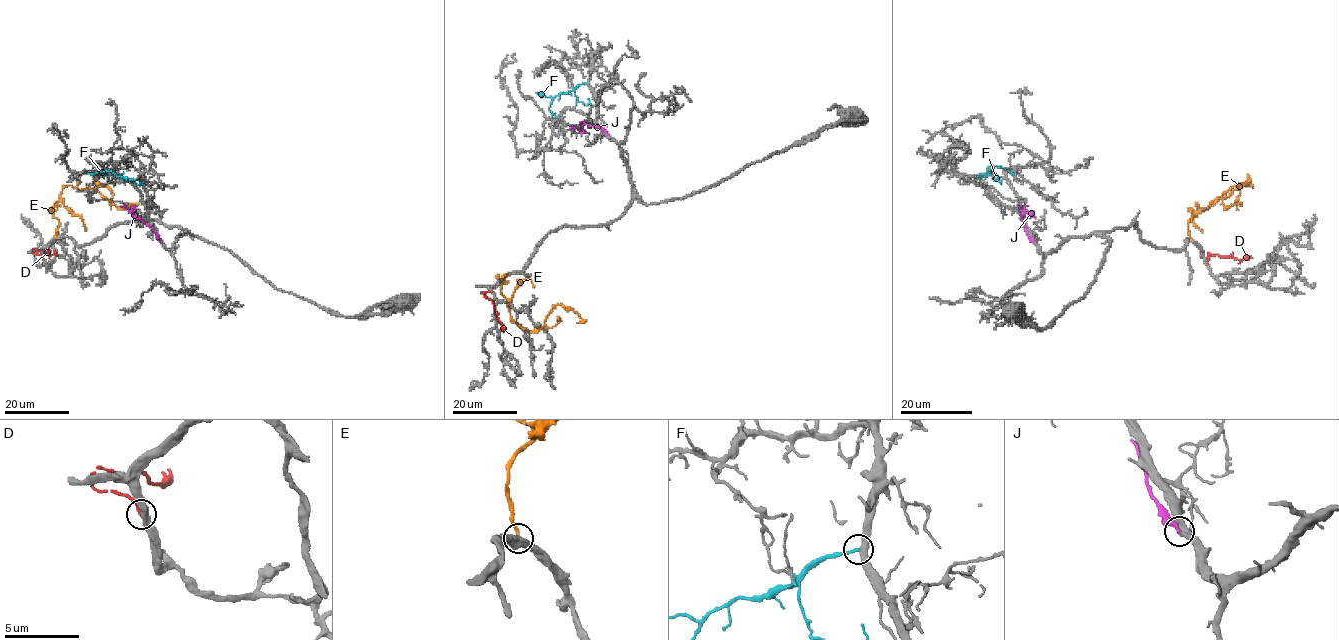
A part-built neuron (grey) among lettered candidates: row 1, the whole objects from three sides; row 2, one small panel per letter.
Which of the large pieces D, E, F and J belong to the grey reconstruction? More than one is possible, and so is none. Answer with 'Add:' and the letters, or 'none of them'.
Add: none of them

